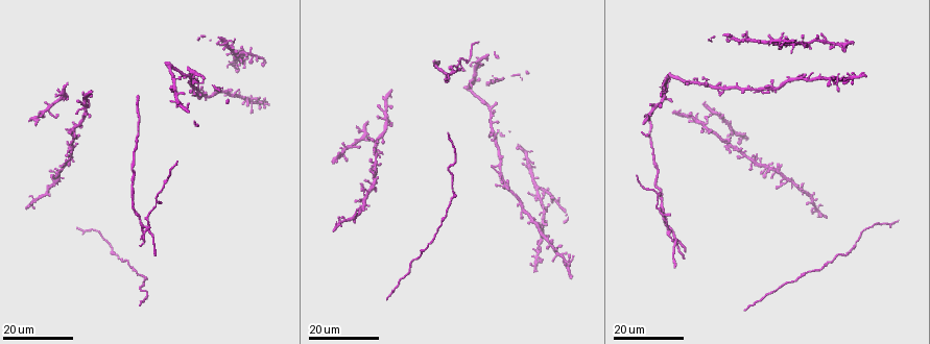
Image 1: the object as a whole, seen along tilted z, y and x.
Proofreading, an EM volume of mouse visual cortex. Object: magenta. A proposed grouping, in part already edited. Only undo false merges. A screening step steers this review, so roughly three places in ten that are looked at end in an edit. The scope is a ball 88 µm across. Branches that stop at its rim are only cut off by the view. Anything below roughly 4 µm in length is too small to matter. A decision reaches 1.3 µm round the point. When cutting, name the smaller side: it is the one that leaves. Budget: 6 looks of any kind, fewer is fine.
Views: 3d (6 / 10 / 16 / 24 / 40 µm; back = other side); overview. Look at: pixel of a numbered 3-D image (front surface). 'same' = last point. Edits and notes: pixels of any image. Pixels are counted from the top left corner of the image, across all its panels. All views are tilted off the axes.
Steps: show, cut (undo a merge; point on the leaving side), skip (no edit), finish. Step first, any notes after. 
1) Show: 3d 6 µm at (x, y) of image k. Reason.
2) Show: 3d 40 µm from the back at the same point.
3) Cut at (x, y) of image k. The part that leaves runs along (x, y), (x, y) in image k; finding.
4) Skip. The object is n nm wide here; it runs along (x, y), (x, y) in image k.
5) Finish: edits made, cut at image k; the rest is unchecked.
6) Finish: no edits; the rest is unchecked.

Show: 3d 24 µm at (145, 230) of image 1. Small branch off a trunk.

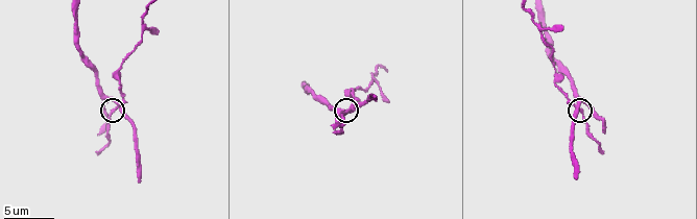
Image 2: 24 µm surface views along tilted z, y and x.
Show: 3d 10 µm at (115, 109) of image 2.

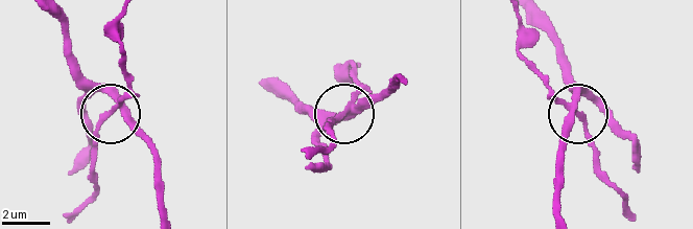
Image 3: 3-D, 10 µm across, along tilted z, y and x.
Cut at (588, 133) of image 3. The part that leaves runs along (116, 106), (126, 62), (115, 30), (117, 18) in image 3; a second cell is stuck on.

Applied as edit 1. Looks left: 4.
Show: overview.

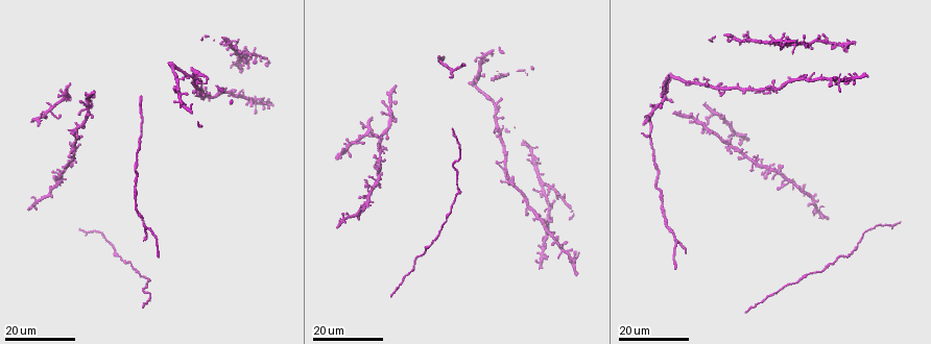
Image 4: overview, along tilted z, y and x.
Show: 3d 24 µm at (661, 214) of image 4. A narrow waist.

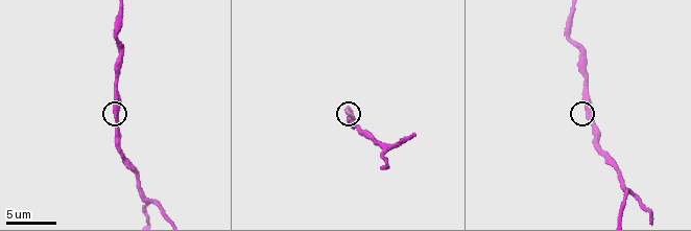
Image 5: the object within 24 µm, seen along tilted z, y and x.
Show: 3d 10 µm at (115, 119) of image 5. Closer look.

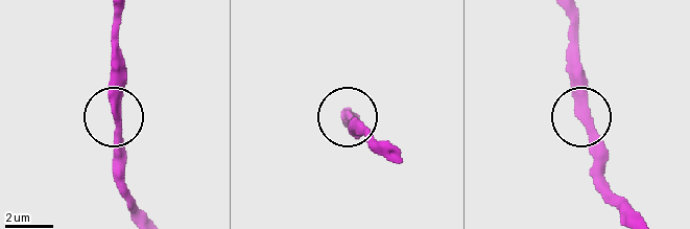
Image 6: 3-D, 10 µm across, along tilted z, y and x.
Skip. It runs along (118, 18), (116, 185) in image 6; continuous, no second cell.

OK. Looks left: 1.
Finish: edits made, cut at image 3; the rest is unchecked.

